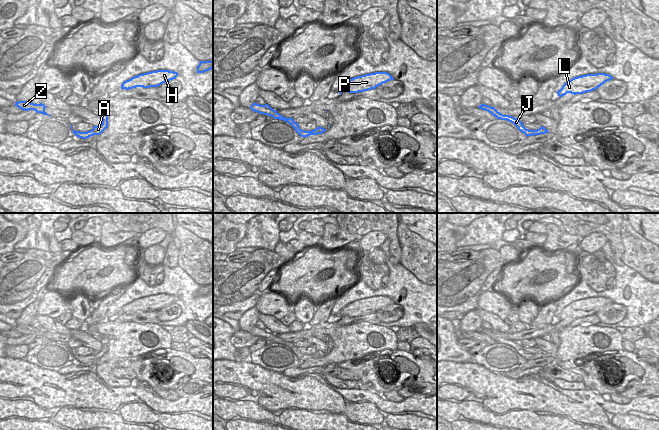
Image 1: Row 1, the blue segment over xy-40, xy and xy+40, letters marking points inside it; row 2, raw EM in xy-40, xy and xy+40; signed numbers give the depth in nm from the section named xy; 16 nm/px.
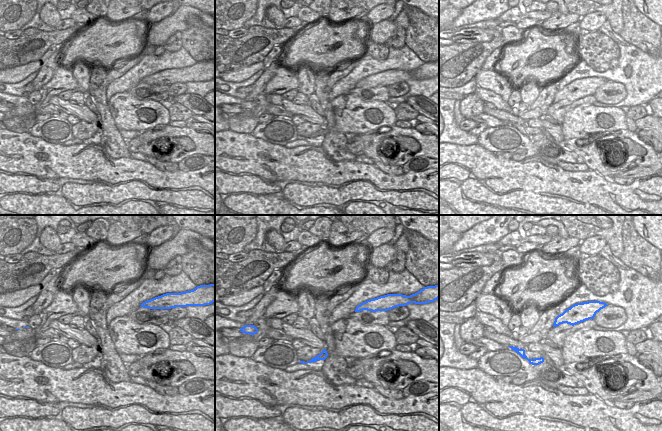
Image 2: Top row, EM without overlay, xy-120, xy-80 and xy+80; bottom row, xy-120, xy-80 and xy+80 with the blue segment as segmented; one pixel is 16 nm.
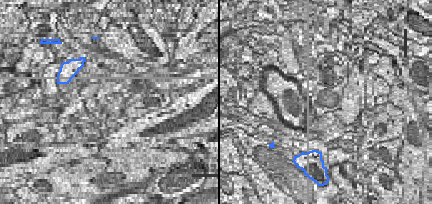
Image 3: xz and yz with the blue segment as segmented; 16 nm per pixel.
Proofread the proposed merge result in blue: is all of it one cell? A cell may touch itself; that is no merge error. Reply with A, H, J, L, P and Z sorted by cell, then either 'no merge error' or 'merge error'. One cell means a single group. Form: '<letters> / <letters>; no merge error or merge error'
A H J L P Z; no merge error

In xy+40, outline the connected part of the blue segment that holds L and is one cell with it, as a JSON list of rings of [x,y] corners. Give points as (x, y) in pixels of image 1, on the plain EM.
[[[605,297],[586,298],[578,301],[574,301],[566,306],[560,314],[557,315],[559,321],[571,318],[583,318],[596,314],[605,306],[612,304],[613,301]]]

